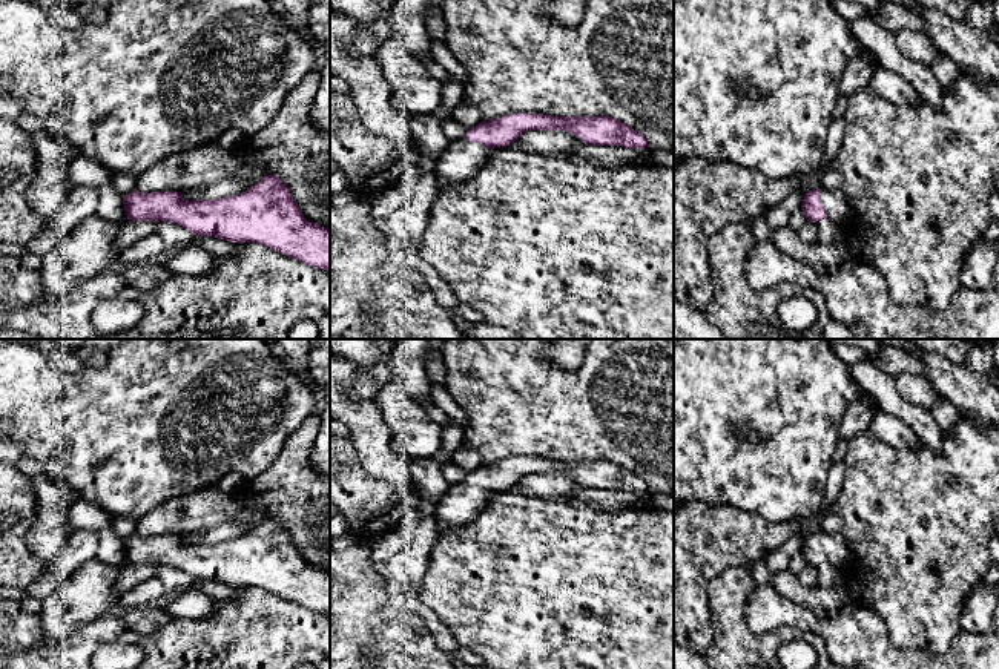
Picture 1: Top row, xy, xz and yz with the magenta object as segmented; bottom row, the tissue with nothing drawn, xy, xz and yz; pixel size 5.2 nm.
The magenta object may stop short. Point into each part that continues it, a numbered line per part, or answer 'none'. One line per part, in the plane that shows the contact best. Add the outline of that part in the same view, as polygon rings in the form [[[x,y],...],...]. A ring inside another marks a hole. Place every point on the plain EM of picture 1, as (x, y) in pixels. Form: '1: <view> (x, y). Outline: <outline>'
1: yz (837, 548). Outline: [[[819,532],[821,546],[827,555],[827,562],[842,572],[850,568],[853,560],[853,551],[849,540],[841,534]]]

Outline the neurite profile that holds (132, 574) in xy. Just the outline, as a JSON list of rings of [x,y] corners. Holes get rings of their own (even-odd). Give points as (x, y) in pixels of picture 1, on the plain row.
[[[129,565],[121,571],[121,575],[115,586],[115,594],[121,597],[126,591],[135,585],[155,577],[158,565]]]

